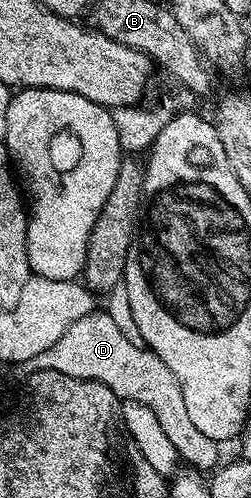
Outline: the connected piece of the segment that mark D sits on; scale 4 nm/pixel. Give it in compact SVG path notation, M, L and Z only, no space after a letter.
M95 309L80 317L76 325L68 325L64 337L60 337L60 341L56 341L52 349L44 349L44 353L17 364L16 371L22 377L41 371L55 371L68 377L106 383L108 389L112 389L112 393L116 393L119 399L131 399L140 405L148 405L148 409L156 413L156 421L160 421L168 441L172 441L183 464L188 463L186 465L199 473L213 472L219 466L220 444L192 425L188 418L188 409L184 409L180 385L176 377L172 377L172 369L168 369L168 365L164 365L164 361L160 361L160 357L156 357L156 353L149 347L132 345L132 341L128 341L128 337L120 333L116 321L112 321L105 310Z

